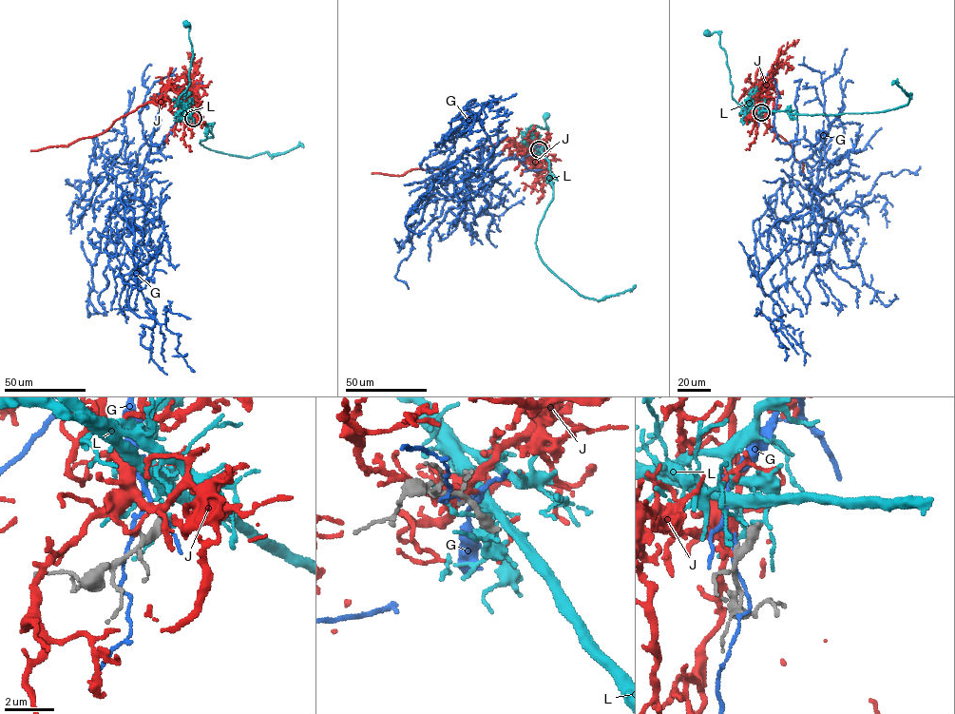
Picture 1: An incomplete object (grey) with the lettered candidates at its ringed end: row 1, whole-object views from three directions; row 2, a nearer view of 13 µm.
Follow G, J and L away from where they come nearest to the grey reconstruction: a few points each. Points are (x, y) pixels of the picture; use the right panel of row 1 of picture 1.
G: (759, 114), (820, 156), (816, 241), (792, 239), (756, 278), (768, 197), (792, 179), (811, 190), (837, 137)
J: (759, 114), (759, 98), (751, 88), (750, 109), (788, 143), (802, 163), (803, 174)
L: (761, 112), (758, 108), (742, 106), (732, 97), (727, 56), (719, 45), (719, 34), (706, 32)

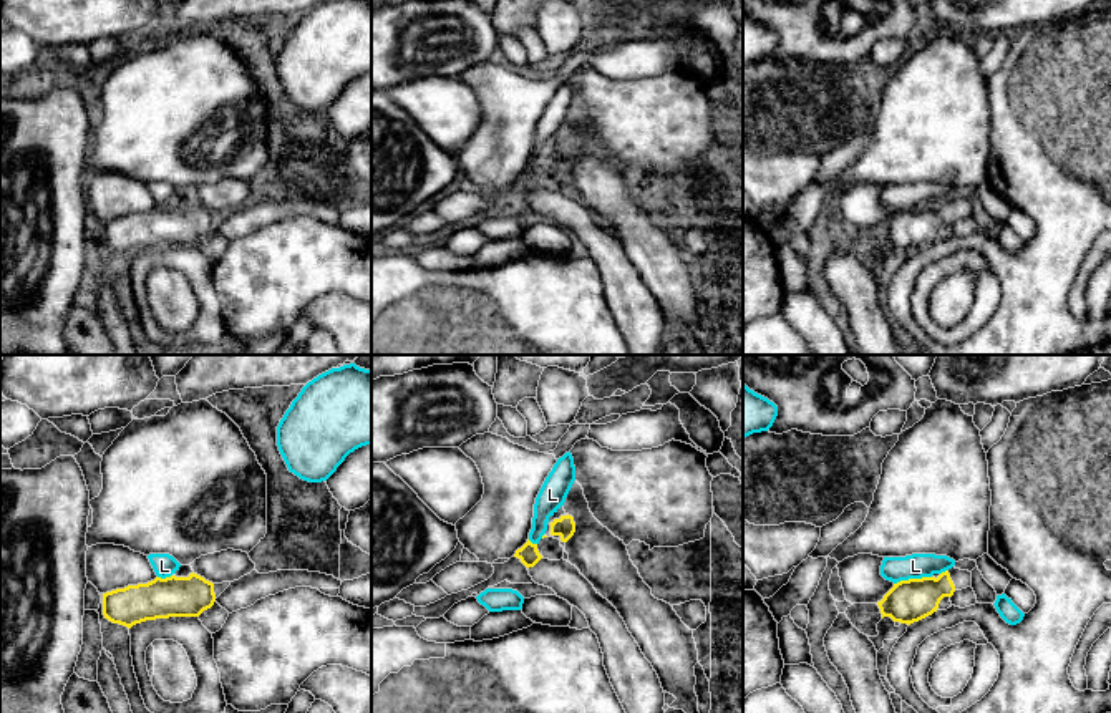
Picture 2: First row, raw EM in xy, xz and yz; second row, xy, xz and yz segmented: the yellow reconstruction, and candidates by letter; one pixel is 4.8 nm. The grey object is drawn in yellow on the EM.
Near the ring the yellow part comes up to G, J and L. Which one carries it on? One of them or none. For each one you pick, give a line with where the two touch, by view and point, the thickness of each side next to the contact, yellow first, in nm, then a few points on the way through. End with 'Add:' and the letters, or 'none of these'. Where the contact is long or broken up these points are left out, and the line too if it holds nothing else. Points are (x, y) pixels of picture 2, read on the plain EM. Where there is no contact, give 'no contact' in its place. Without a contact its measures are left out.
Add: none of these

